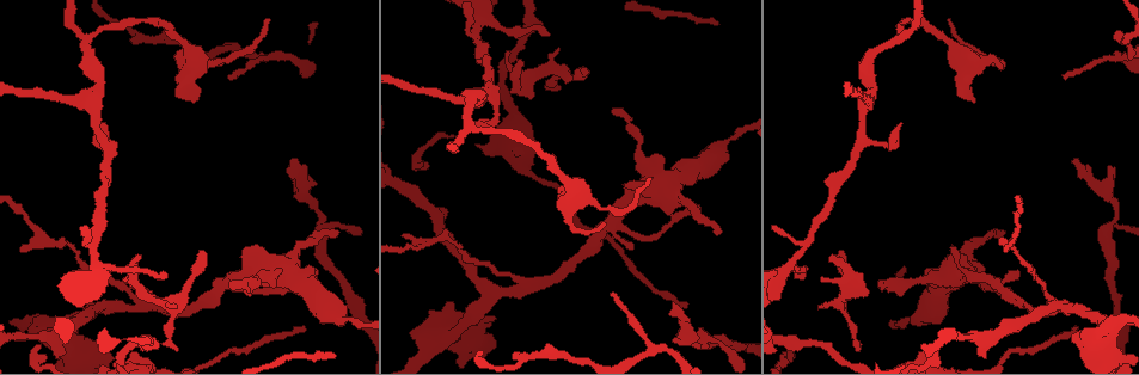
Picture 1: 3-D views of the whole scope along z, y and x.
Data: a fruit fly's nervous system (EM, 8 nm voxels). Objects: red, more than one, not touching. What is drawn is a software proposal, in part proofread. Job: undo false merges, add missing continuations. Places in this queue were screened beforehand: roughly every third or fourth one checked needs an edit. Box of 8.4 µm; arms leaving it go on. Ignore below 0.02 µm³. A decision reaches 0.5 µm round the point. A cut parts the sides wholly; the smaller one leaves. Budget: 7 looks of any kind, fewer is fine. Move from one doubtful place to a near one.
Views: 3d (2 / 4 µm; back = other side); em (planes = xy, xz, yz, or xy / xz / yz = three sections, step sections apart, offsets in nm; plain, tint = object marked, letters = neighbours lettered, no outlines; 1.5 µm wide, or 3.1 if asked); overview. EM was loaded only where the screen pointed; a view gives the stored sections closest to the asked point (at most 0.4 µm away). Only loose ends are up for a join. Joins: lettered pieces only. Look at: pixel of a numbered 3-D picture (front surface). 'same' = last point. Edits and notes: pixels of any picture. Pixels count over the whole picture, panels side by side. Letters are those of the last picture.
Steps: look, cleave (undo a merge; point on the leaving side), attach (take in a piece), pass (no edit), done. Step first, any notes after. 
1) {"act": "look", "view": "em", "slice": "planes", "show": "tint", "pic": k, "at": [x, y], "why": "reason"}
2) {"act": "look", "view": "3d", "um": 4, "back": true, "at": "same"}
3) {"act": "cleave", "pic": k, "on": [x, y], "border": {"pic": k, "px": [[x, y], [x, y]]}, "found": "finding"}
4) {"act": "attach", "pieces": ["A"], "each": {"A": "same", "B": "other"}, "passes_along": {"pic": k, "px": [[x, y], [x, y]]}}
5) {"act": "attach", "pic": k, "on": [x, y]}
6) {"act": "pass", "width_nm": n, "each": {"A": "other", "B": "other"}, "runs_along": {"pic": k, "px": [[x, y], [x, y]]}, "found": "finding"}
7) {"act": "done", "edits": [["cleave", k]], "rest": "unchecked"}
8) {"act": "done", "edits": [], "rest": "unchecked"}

{"act": "look", "view": "3d", "um": 2, "back": true, "pic": 1, "at": [316, 271], "why": "free end"}

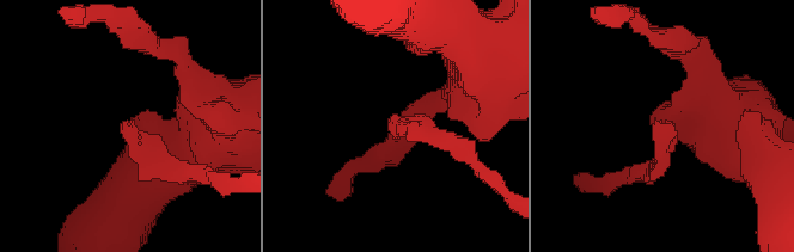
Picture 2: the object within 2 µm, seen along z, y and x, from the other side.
{"act": "look", "view": "em", "slice": "planes", "show": "letters", "pic": 2, "at": [399, 132]}

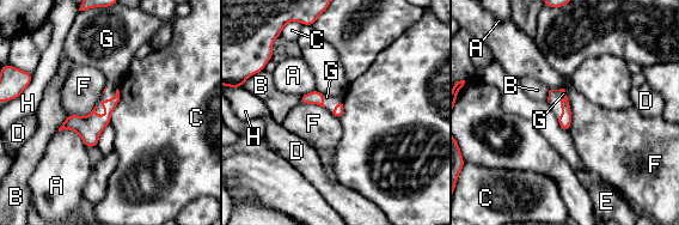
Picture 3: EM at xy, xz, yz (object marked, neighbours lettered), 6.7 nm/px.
{"act": "pass", "each": {"A": "other", "B": "other", "C": "other", "D": "other", "E": "other", "F": "other", "G": "other", "H": "other"}, "border": {"pic": 3, "px": [[551, 90], [563, 93], [561, 116]]}, "found": "none of them fits"}

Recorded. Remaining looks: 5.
{"act": "look", "view": "em", "slice": "xz", "step": 8, "show": "plain", "pic": 1, "at": [699, 345], "why": "thin neck"}

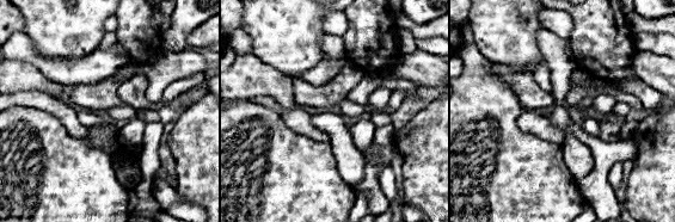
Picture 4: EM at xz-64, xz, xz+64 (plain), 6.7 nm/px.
{"act": "look", "view": "em", "slice": "xz", "step": 8, "show": "letters", "at": "same", "why": "what lies round it"}

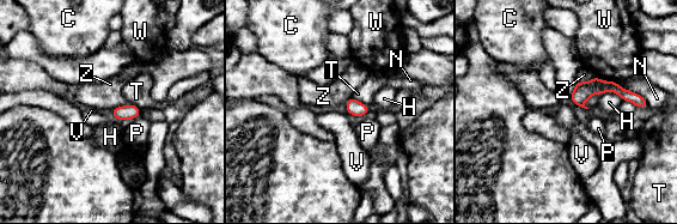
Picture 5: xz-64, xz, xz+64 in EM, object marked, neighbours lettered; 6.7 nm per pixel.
{"act": "pass", "each": {"C": "other", "H": "other", "N": "other", "P": "other", "T": "other", "V": "other", "W": "other", "Z": "other"}, "border": {"pic": 5, "px": [[130, 103], [111, 109]]}, "found": "all the same neuron"}

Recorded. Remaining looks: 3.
{"act": "look", "view": "3d", "um": 4, "pic": 1, "at": [150, 290], "why": "free end"}

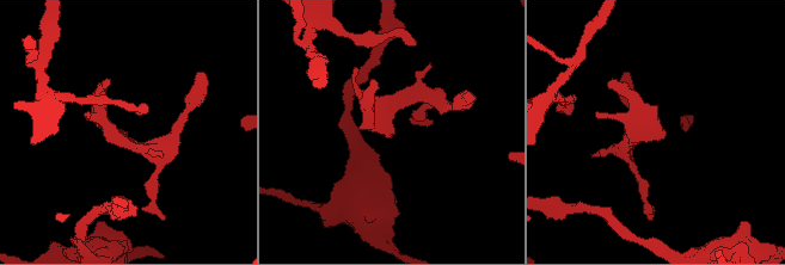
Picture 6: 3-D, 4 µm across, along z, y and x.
{"act": "look", "view": "em", "slice": "xy", "step": 4, "show": "tint", "pic": 6, "at": [666, 131], "why": "now the EM"}

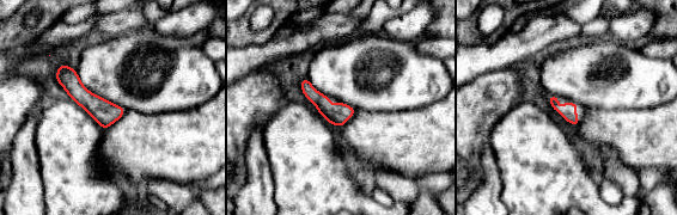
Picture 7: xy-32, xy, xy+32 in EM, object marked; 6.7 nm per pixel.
{"act": "look", "view": "em", "slice": "planes", "show": "letters", "at": "same", "why": "cut it another way"}

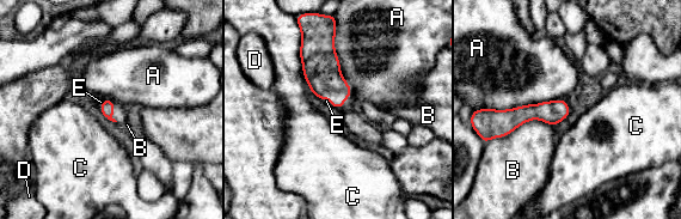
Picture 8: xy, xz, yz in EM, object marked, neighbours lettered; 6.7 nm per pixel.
{"act": "attach", "pieces": ["E"], "each": {"A": "other", "B": "other", "C": "other", "D": "other", "E": "same"}, "passes_along": {"pic": 8, "px": [[106, 108], [112, 111], [120, 114]]}, "found": "it goes on there"}

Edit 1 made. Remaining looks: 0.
{"act": "done", "edits": [["attach", 8]], "rest": "unchecked"}

